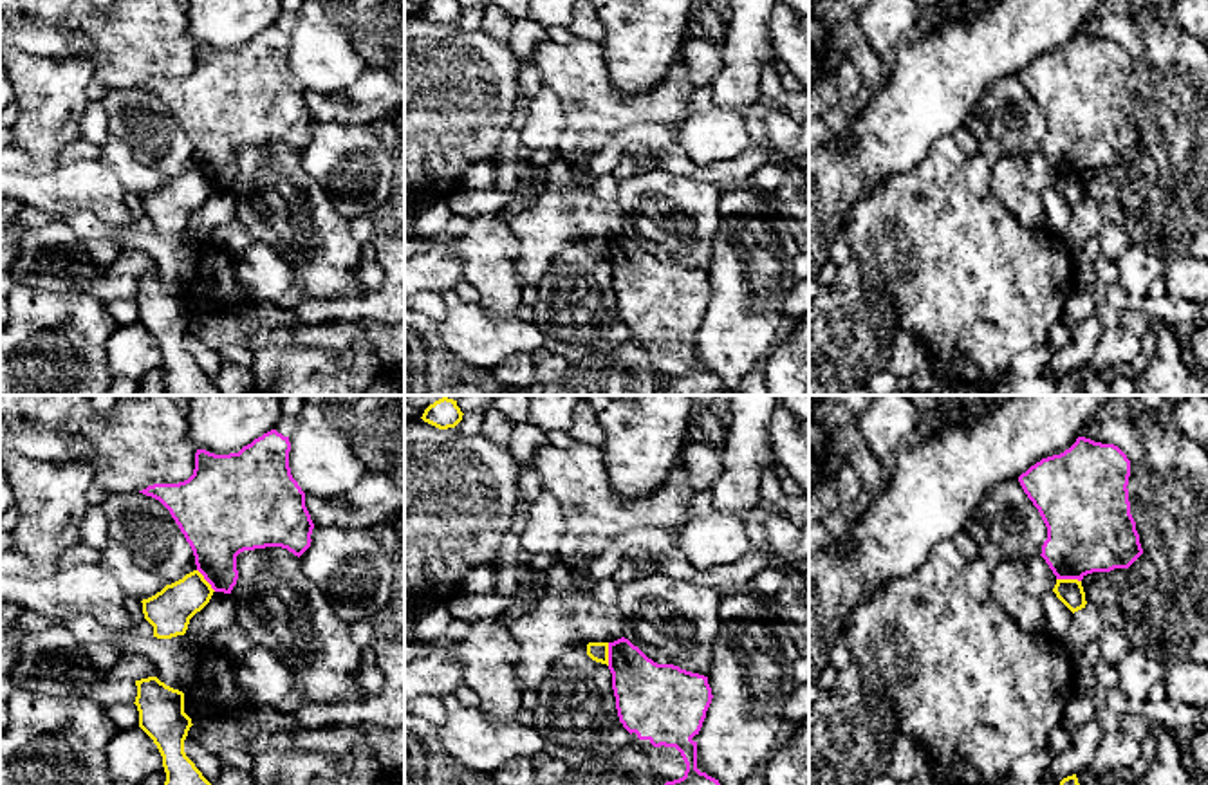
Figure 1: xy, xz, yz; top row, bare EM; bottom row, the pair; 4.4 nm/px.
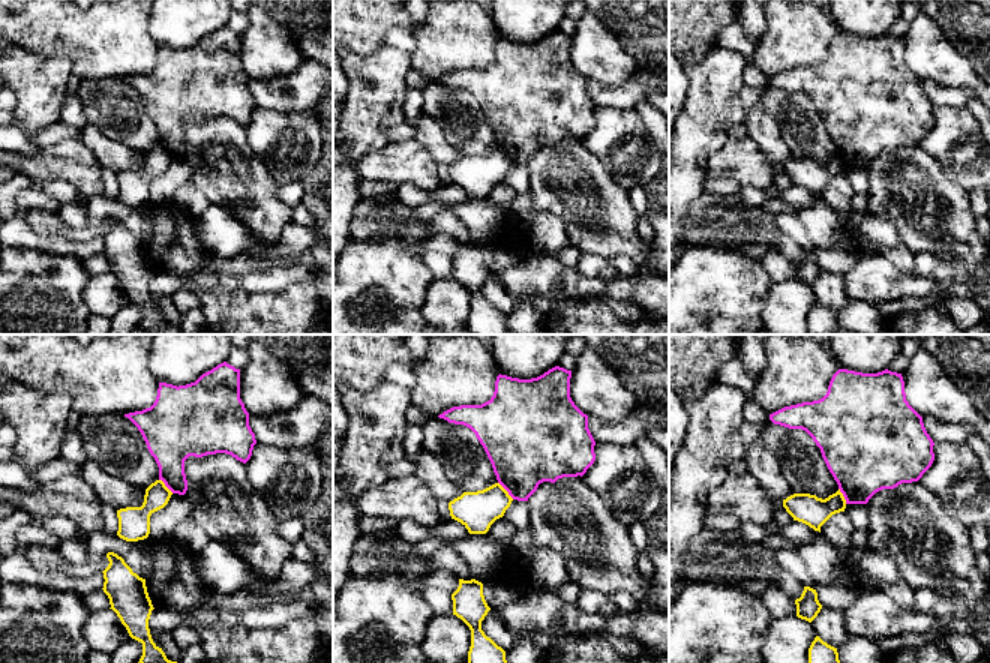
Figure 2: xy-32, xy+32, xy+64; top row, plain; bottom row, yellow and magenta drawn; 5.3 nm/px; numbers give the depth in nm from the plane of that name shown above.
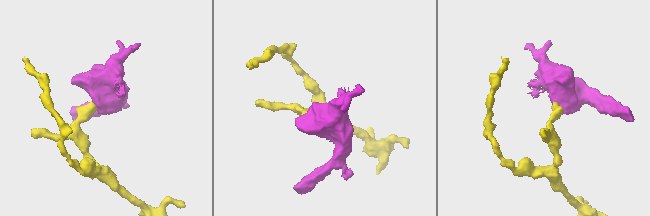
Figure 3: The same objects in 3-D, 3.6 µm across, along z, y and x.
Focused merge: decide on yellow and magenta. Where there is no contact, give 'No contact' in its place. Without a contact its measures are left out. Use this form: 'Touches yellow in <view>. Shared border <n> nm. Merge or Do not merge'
Touches yellow in yz. Shared border 110 nm. Do not merge

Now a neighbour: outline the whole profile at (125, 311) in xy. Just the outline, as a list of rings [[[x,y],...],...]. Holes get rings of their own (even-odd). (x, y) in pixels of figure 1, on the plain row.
[[[116,298],[105,307],[117,325],[139,323],[139,307],[134,298]]]

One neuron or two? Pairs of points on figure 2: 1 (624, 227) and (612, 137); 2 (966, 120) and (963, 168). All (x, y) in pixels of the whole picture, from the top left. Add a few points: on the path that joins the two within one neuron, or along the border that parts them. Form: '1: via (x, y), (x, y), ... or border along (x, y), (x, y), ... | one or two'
1: border along (608, 168), (615, 177) | two
2: via (963, 132), (963, 156) | one

